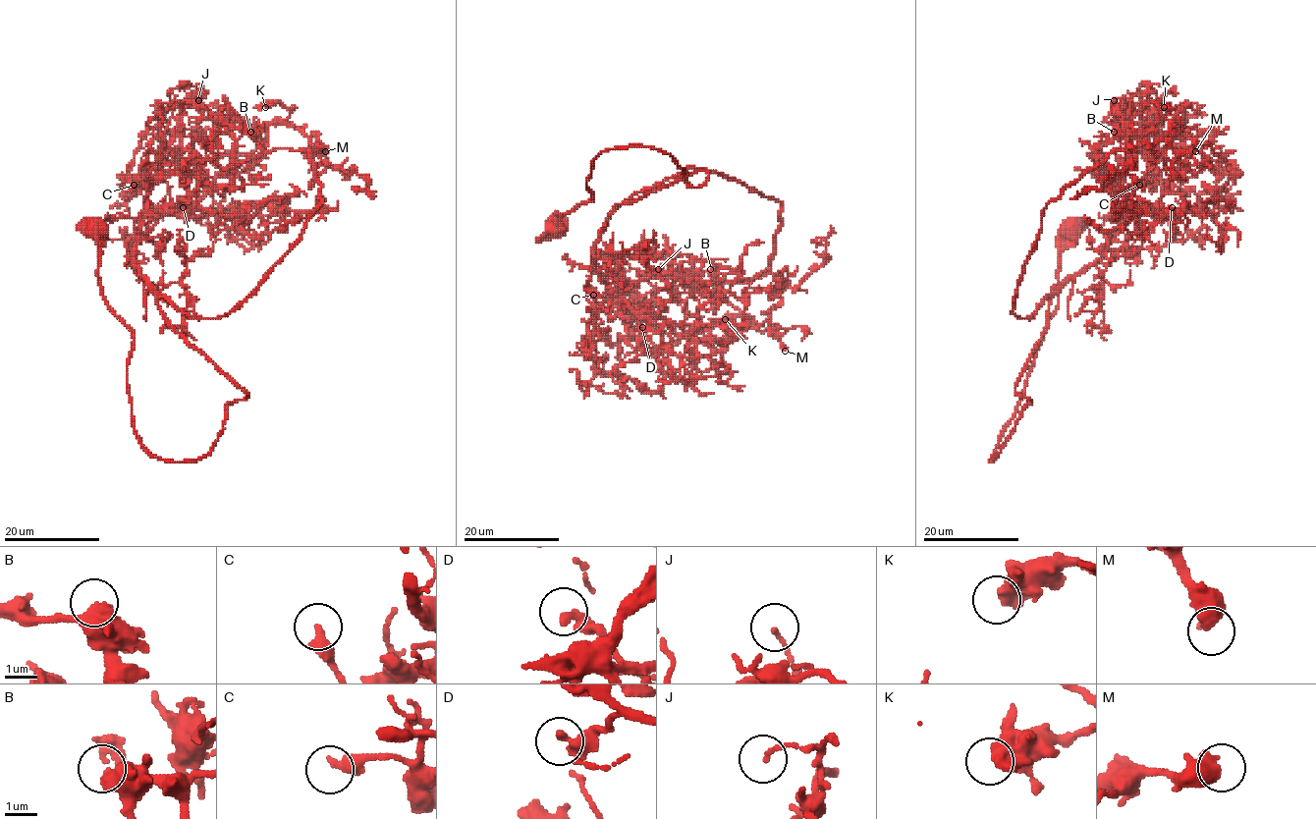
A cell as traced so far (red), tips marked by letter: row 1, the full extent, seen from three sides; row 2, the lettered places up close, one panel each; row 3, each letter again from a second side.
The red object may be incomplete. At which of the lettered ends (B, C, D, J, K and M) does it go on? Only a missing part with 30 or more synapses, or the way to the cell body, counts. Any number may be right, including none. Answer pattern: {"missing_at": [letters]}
{"missing_at": ["M"]}

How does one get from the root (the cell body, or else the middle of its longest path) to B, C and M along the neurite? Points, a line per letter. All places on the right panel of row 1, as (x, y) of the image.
B: (1076, 232), (990, 462), (1031, 402), (1015, 385), (1050, 298), (1135, 211), (1107, 188), (1128, 153), (1114, 132)
C: (1076, 232), (990, 462), (1031, 402), (1015, 385), (1050, 298), (1103, 254), (1152, 181), (1139, 185)
M: (1076, 232), (990, 462), (1031, 402), (1050, 298), (1012, 304), (1042, 211), (1118, 150), (1195, 151)

